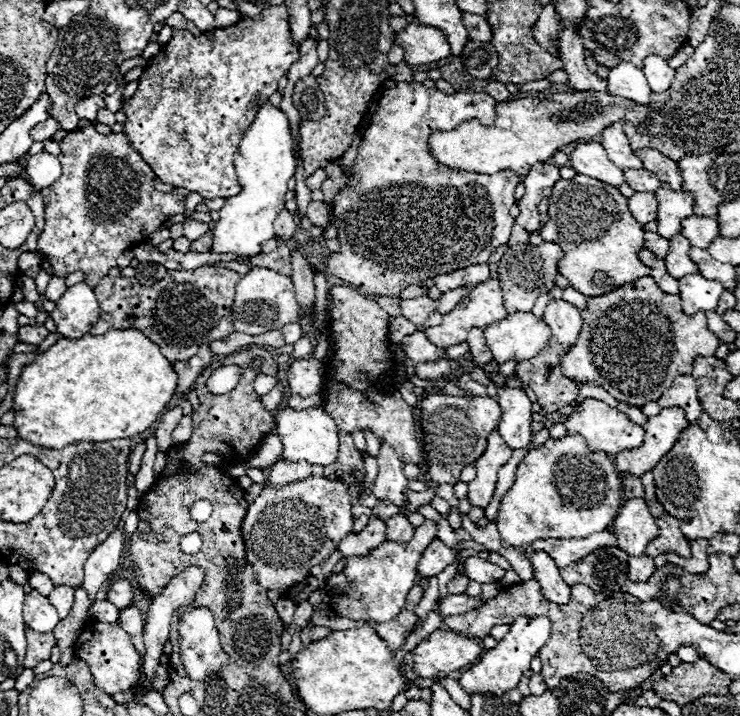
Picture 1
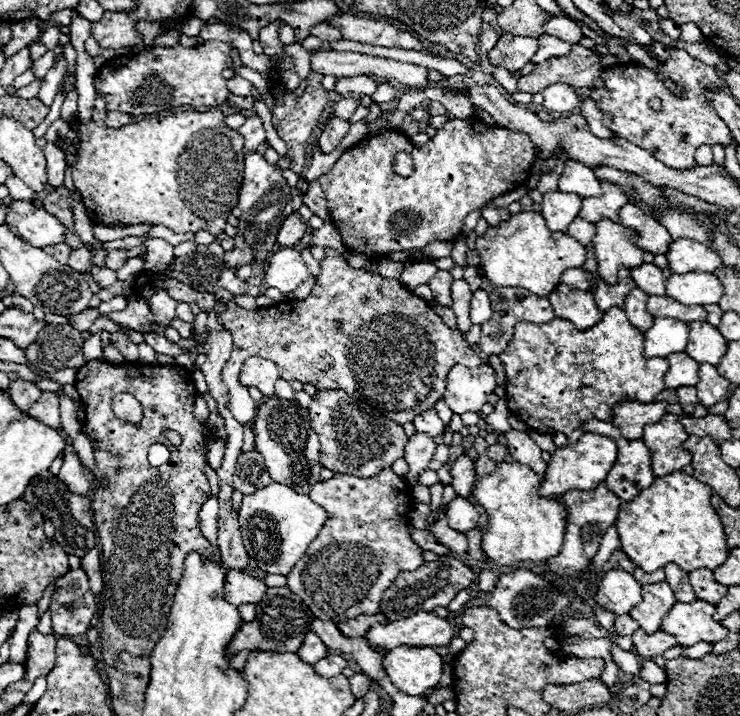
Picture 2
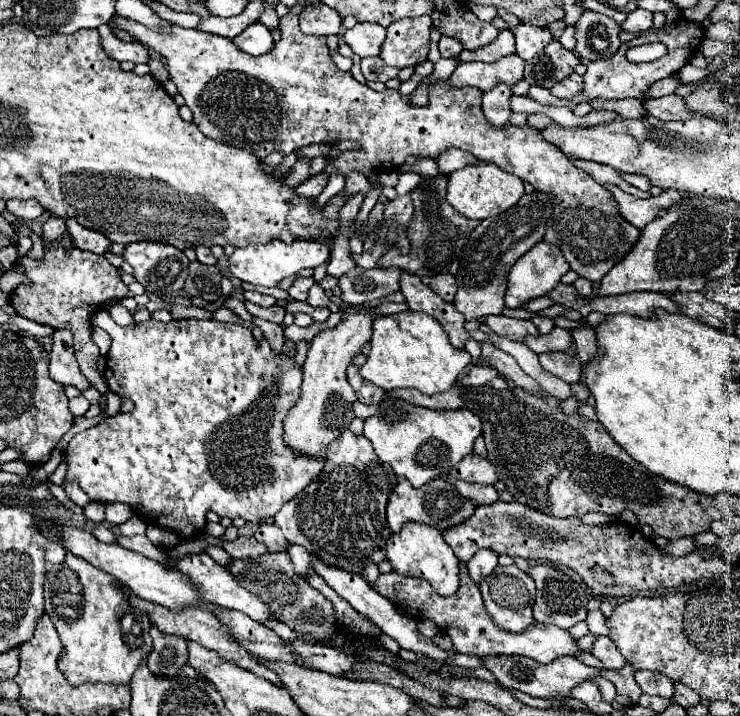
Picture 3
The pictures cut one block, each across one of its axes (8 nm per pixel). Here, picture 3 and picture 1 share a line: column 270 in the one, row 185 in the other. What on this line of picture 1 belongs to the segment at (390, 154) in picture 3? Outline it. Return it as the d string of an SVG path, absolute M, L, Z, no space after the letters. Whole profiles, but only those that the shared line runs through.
M94 126L78 128L64 136L60 142L60 164L62 176L46 190L44 196L44 230L38 236L38 252L46 256L46 260L54 268L54 276L66 278L68 274L82 270L86 274L86 284L96 288L100 278L108 274L112 266L116 266L116 258L132 248L138 246L148 234L156 232L166 216L184 214L184 196L158 192L154 190L154 170L144 162L144 158L130 146L128 138L120 134L98 134Z

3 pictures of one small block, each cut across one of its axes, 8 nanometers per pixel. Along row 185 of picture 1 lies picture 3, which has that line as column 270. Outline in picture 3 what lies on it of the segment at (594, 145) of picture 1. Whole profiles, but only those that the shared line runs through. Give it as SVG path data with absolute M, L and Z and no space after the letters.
M188 554L182 560L178 560L176 564L170 562L170 566L176 568L176 570L180 570L180 572L186 572L192 578L192 582L196 582L200 594L206 600L216 602L218 606L228 608L228 610L240 610L240 612L248 614L252 620L256 620L256 622L274 620L274 614L268 610L268 604L260 602L260 598L256 598L250 590L244 590L244 586L240 586L238 578L234 574L230 574L230 570L226 566L216 564L208 554Z

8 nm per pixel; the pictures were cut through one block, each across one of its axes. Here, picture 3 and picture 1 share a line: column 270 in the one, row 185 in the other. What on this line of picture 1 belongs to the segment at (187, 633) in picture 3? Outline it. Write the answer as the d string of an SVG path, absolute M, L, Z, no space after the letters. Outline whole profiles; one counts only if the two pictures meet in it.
M642 148L642 150L636 150L636 154L642 158L644 168L654 176L658 176L660 182L668 182L670 188L674 190L682 188L682 174L680 174L678 162L670 160L668 156L664 156L654 148Z

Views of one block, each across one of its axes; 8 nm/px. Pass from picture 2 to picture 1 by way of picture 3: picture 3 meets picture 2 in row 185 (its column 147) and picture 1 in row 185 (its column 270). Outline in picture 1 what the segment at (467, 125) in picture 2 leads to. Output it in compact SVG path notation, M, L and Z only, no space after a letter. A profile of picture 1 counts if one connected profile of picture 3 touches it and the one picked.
M400 82L396 84L394 88L388 88L382 92L380 96L380 106L376 110L376 114L372 116L368 128L364 130L364 136L362 136L362 142L358 146L358 156L356 156L356 164L354 164L354 178L350 180L350 184L346 188L342 188L336 198L334 198L334 214L336 214L336 220L338 220L338 242L340 242L340 252L338 254L330 254L326 264L328 264L328 272L334 274L336 278L340 280L346 280L350 284L354 284L354 288L366 296L400 296L400 290L406 288L408 284L416 284L416 282L424 282L426 278L434 278L434 276L440 276L440 274L448 274L452 270L458 270L458 268L466 268L466 266L472 266L472 264L486 264L488 258L492 256L492 252L506 244L508 238L510 238L510 232L512 232L512 226L514 226L514 218L510 216L510 208L516 204L516 198L514 198L514 188L518 186L518 176L512 172L512 170L504 170L504 172L498 172L498 174L472 174L472 172L452 172L450 168L446 166L440 166L436 164L430 154L428 154L428 148L426 148L426 142L428 142L428 136L436 130L454 130L462 120L470 120L470 118L478 118L482 124L492 124L496 116L495 113L496 101L490 97L486 92L481 93L464 93L458 92L456 96L448 96L440 90L434 90L434 88L424 88L422 84L408 84L408 82Z

